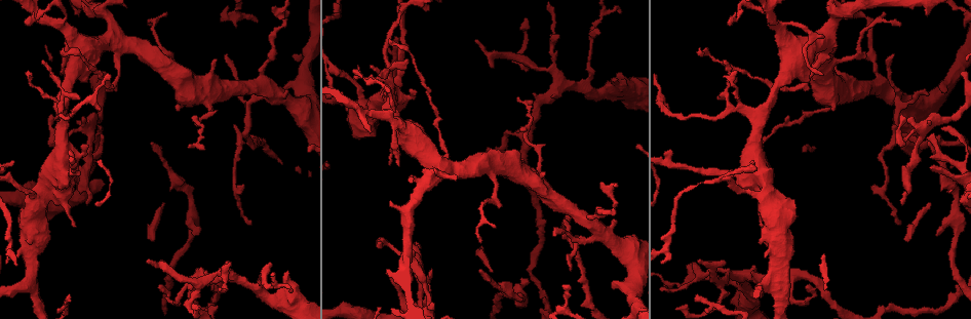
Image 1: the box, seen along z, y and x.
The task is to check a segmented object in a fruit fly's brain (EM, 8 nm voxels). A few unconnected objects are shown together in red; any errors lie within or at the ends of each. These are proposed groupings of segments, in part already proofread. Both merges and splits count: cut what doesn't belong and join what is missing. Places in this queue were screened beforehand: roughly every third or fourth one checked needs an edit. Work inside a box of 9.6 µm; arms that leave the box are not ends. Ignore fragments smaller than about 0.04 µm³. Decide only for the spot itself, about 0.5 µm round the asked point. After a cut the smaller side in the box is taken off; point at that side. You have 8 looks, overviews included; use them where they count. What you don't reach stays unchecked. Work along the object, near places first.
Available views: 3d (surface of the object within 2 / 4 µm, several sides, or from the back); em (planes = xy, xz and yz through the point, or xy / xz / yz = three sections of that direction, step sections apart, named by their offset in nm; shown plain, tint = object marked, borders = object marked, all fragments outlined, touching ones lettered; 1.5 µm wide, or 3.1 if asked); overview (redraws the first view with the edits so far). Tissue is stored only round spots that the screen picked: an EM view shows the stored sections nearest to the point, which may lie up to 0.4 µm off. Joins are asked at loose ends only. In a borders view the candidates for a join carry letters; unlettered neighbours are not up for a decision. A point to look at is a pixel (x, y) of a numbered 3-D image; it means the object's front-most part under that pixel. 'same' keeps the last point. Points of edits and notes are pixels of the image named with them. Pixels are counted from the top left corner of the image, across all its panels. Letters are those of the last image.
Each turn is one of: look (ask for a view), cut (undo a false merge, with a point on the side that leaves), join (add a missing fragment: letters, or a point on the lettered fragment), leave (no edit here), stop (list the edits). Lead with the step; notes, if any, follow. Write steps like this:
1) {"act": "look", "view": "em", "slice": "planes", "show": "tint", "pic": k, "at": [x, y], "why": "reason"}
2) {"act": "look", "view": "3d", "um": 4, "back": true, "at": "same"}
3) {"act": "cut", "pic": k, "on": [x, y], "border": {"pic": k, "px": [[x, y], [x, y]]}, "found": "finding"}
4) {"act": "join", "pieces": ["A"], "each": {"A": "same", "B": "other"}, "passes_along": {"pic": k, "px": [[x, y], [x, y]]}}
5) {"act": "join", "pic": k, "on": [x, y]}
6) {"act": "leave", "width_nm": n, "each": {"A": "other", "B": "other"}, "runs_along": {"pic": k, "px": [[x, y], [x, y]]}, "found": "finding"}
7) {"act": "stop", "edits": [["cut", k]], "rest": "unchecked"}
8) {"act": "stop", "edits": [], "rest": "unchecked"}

{"act": "look", "view": "3d", "um": 2, "pic": 1, "at": [480, 271], "why": "long arm stops here"}

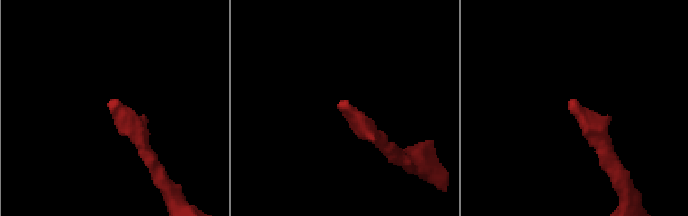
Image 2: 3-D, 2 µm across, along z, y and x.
{"act": "look", "view": "em", "slice": "planes", "show": "borders", "pic": 2, "at": [110, 102]}

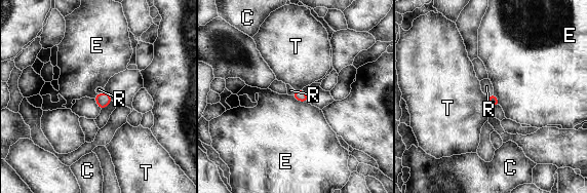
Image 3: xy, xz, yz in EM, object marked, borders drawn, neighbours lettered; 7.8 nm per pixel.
{"act": "join", "pieces": ["R"], "each": {"C": "other", "E": "other", "R": "same", "T": "other"}, "found": "it goes on there"}

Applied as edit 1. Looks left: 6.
{"act": "look", "view": "overview"}

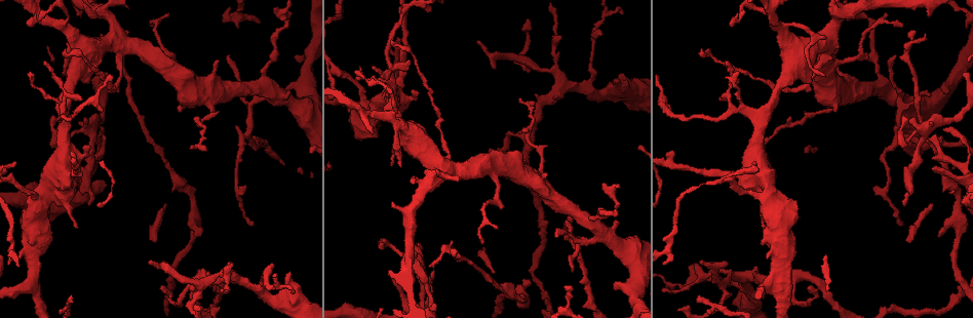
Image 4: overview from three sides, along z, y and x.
{"act": "look", "view": "em", "slice": "planes", "show": "borders", "pic": 4, "at": [933, 169], "why": "an open end"}

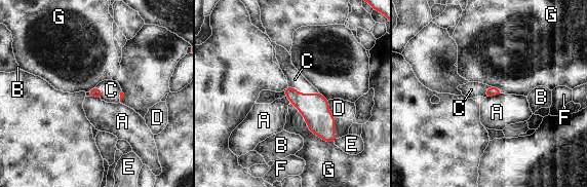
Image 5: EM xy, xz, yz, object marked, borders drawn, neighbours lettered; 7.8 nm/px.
{"act": "join", "pieces": ["C"], "each": {"A": "other", "B": "other", "C": "same", "D": "other", "E": "other", "F": "other", "G": "other"}, "passes_along": {"pic": 5, "px": [[314, 108], [304, 94], [295, 79]]}, "found": "it goes on there"}

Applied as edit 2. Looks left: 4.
{"act": "look", "view": "overview"}

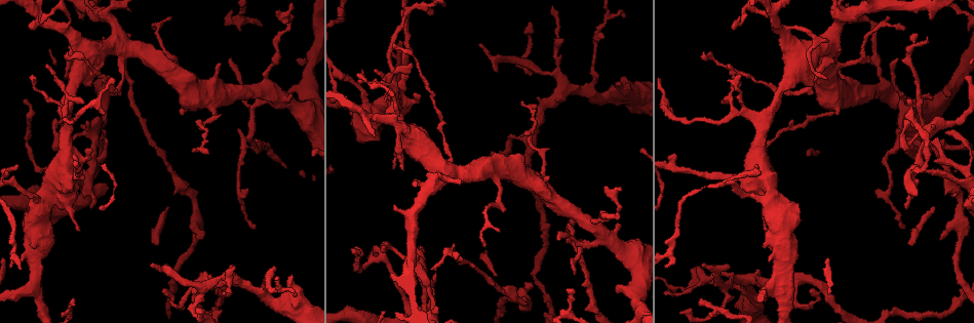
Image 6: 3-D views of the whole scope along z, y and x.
{"act": "look", "view": "3d", "um": 4, "pic": 6, "at": [906, 101], "why": "free end"}

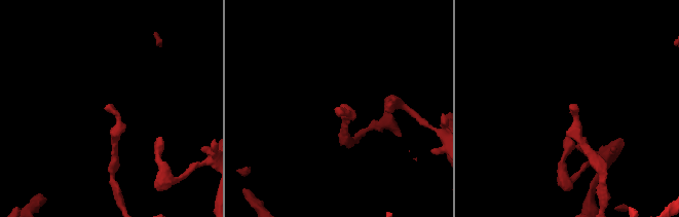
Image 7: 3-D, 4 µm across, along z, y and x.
{"act": "look", "view": "em", "slice": "planes", "show": "borders", "pic": 7, "at": [337, 107], "why": "need the tissue"}

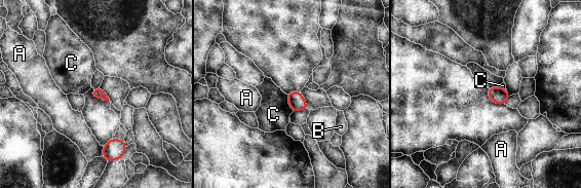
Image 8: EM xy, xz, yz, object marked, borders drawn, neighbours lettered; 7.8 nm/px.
{"act": "leave", "each": {"A": "other", "B": "other", "C": "other"}, "border": {"pic": 8, "px": [[286, 95], [288, 105], [293, 111]]}, "found": "no lettered fragment goes on from it"}

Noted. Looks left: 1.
{"act": "stop", "edits": [["join", 3], ["join", 5]], "rest": "unchecked"}

